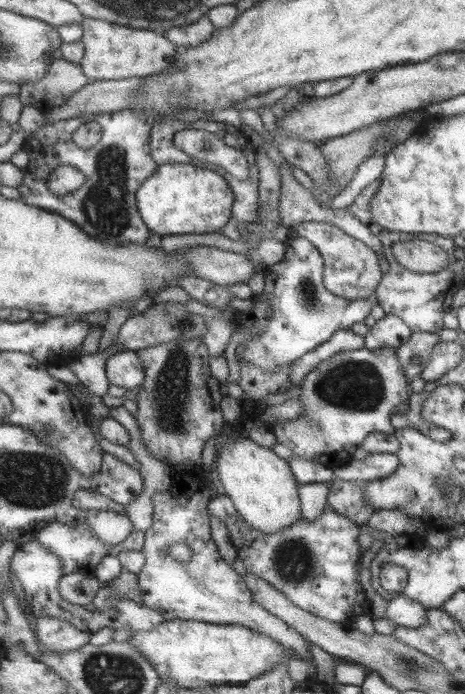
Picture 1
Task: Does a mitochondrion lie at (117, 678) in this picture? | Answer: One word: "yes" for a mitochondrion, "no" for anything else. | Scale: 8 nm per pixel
yes

